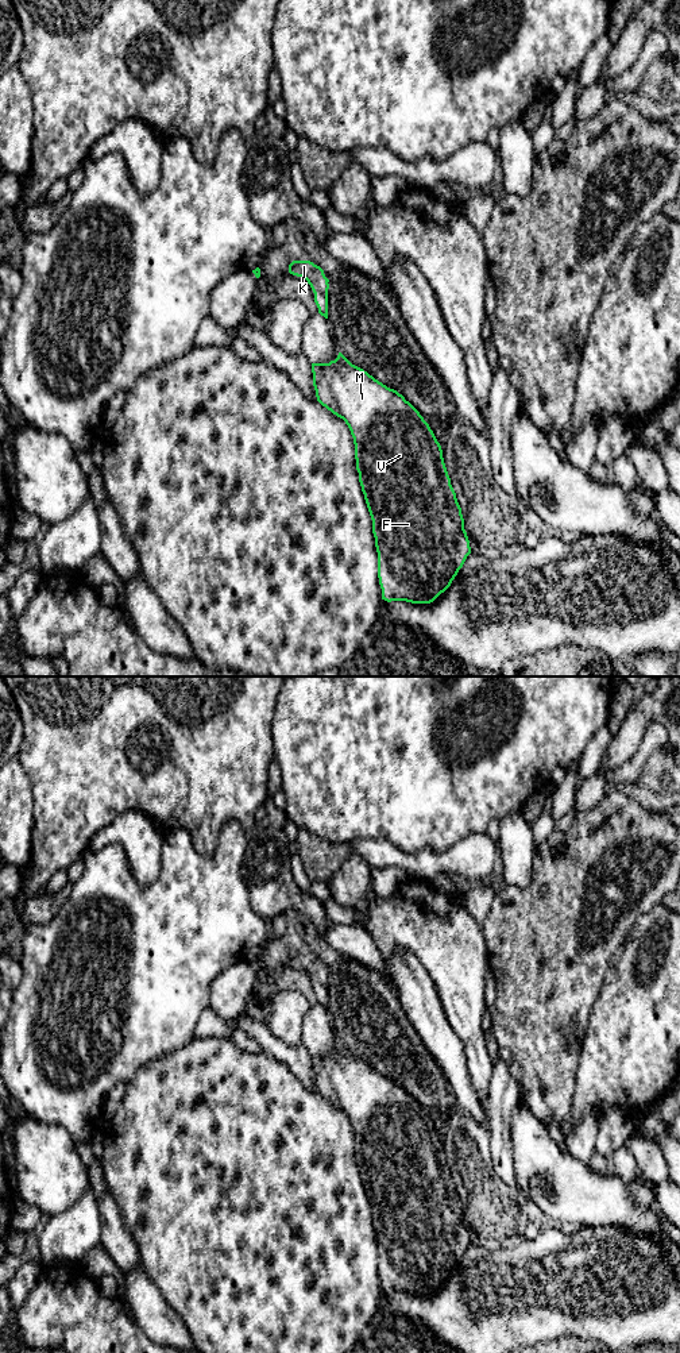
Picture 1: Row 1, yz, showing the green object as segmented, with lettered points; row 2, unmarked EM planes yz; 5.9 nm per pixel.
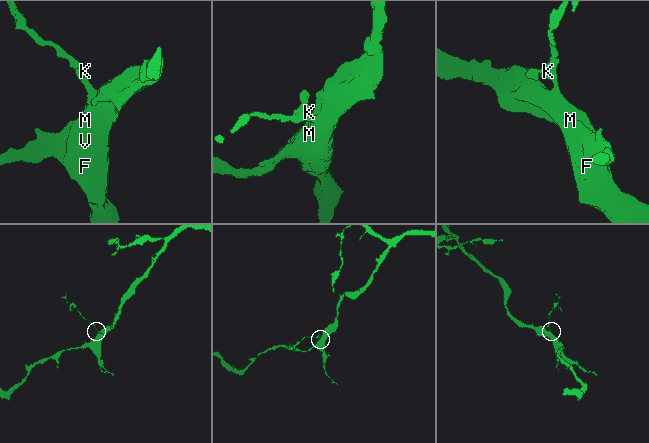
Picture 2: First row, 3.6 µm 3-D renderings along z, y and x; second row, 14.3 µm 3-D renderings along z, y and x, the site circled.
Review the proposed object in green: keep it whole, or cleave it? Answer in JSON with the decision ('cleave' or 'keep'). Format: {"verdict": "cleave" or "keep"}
{"verdict": "keep"}

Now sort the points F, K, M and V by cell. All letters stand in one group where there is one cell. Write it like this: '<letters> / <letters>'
F K M V

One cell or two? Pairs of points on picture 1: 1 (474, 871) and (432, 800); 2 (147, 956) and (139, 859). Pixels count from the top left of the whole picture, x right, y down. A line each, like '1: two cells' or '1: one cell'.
1: two cells
2: two cells

